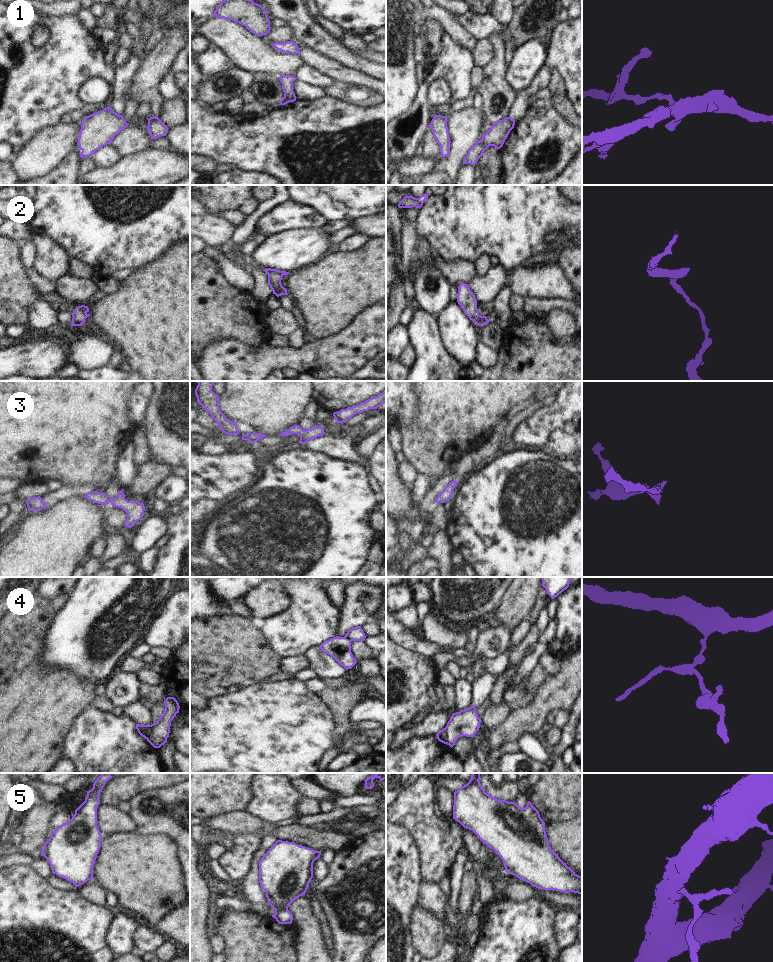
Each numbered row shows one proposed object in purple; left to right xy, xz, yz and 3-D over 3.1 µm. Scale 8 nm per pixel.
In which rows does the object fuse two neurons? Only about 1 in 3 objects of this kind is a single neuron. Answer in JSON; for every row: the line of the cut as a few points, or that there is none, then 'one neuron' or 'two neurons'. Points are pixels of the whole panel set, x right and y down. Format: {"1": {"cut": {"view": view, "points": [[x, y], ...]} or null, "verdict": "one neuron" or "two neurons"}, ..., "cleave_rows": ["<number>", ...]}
{"1": {"cut": null, "verdict": "one neuron"}, "2": {"cut": null, "verdict": "one neuron"}, "3": {"cut": null, "verdict": "one neuron"}, "4": {"cut": {"view": "xy", "points": [[152, 724], [149, 734], [150, 743]]}, "verdict": "two neurons"}, "5": {"cut": null, "verdict": "one neuron"}, "cleave_rows": ["4"]}

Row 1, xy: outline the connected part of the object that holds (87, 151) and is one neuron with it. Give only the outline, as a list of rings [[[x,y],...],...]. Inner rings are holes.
[[[110,106],[86,116],[81,122],[78,138],[81,158],[92,154],[107,144],[129,124],[123,115],[118,115]]]

